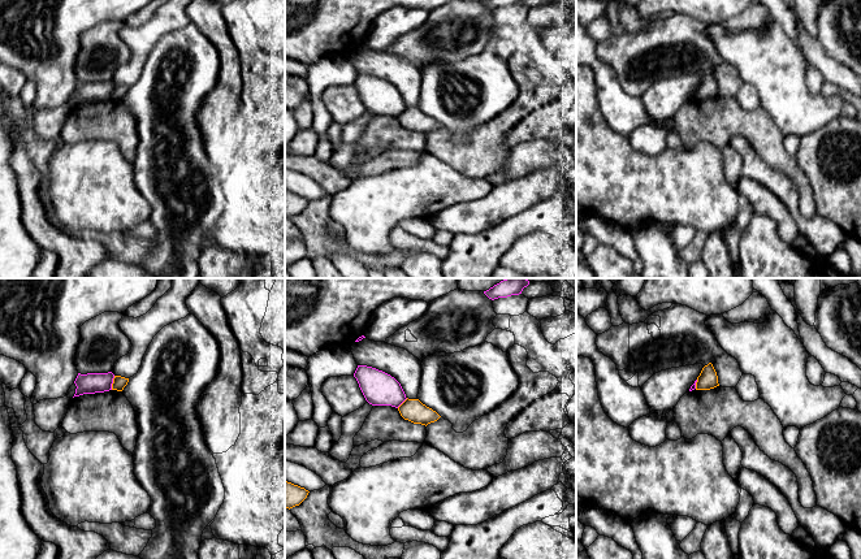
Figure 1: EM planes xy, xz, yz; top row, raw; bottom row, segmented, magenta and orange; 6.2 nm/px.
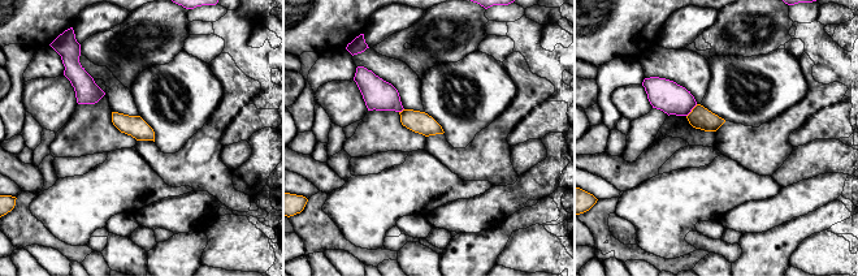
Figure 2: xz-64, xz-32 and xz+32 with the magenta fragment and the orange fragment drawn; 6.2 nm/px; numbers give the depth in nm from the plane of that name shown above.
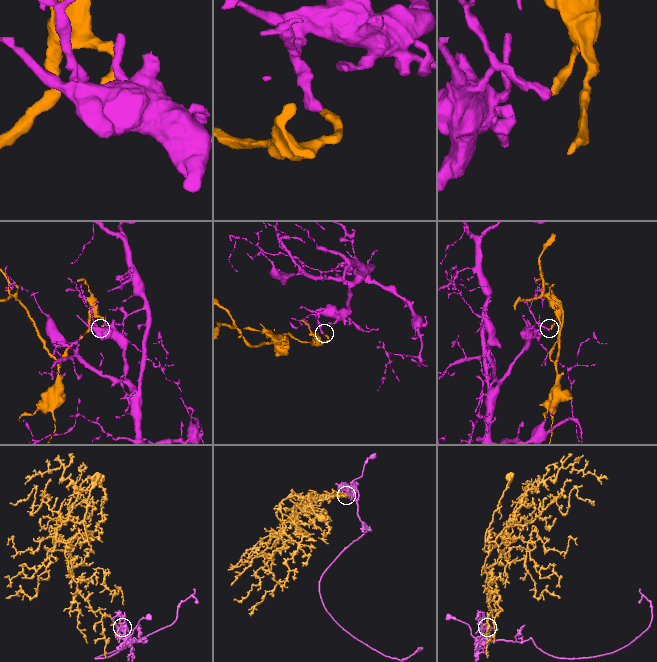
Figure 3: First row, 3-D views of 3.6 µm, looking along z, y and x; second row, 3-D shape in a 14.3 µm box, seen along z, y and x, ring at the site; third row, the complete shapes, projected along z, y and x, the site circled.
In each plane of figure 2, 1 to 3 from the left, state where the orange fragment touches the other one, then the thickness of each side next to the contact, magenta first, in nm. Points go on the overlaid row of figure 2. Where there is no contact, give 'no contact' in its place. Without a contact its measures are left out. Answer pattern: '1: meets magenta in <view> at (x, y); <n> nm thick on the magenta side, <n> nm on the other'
1: no contact
2: meets magenta in xz-32 at (401, 111); 190 nm thick on the magenta side, 140 nm on the other
3: meets magenta in xz+32 at (690, 111); 190 nm thick on the magenta side, 140 nm on the other

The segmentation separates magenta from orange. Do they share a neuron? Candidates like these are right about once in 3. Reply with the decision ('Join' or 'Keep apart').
Keep apart

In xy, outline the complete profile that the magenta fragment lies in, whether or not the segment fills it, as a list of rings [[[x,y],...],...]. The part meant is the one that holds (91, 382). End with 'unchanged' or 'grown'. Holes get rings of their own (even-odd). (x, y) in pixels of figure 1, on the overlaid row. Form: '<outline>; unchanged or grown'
[[[78,373],[74,384],[77,386],[74,396],[83,394],[95,394],[112,390],[114,374],[108,373]]]; unchanged

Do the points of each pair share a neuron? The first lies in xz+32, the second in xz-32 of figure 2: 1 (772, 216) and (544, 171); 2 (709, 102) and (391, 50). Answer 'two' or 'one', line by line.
1: one
2: two

